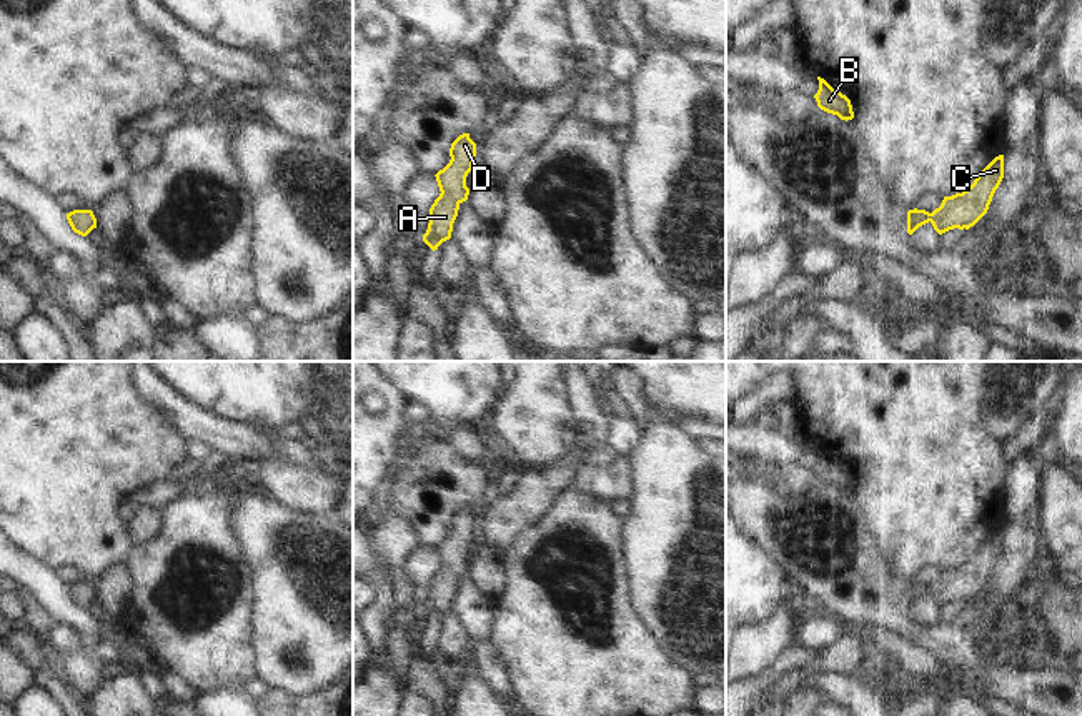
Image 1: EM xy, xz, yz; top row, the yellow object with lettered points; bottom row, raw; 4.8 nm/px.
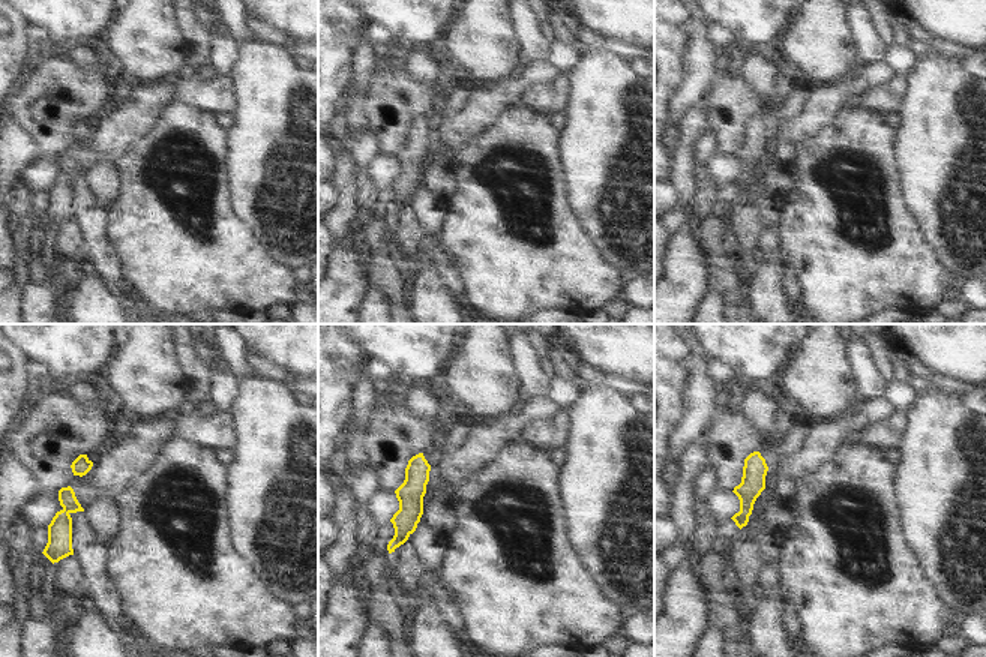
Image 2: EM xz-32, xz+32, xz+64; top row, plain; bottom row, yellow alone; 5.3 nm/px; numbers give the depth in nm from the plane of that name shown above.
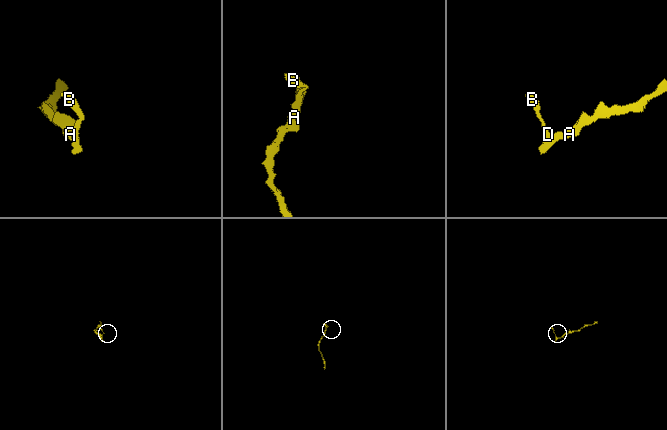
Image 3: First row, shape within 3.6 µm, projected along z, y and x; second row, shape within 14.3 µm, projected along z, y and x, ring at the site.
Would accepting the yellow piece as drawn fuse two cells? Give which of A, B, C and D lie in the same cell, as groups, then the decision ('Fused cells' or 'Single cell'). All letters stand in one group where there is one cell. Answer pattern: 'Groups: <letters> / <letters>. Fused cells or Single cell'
Groups: A B C D. Single cell

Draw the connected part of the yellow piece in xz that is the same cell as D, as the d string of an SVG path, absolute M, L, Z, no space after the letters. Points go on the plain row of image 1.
M469 506L459 508L451 516L449 530L449 536L434 548L441 566L429 581L429 596L423 608L423 614L433 624L451 611L459 578L469 568L466 549L473 543L476 530L476 516L469 511Z

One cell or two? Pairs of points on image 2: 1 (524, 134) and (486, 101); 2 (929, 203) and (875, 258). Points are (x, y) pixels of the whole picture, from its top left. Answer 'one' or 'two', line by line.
1: two
2: two

